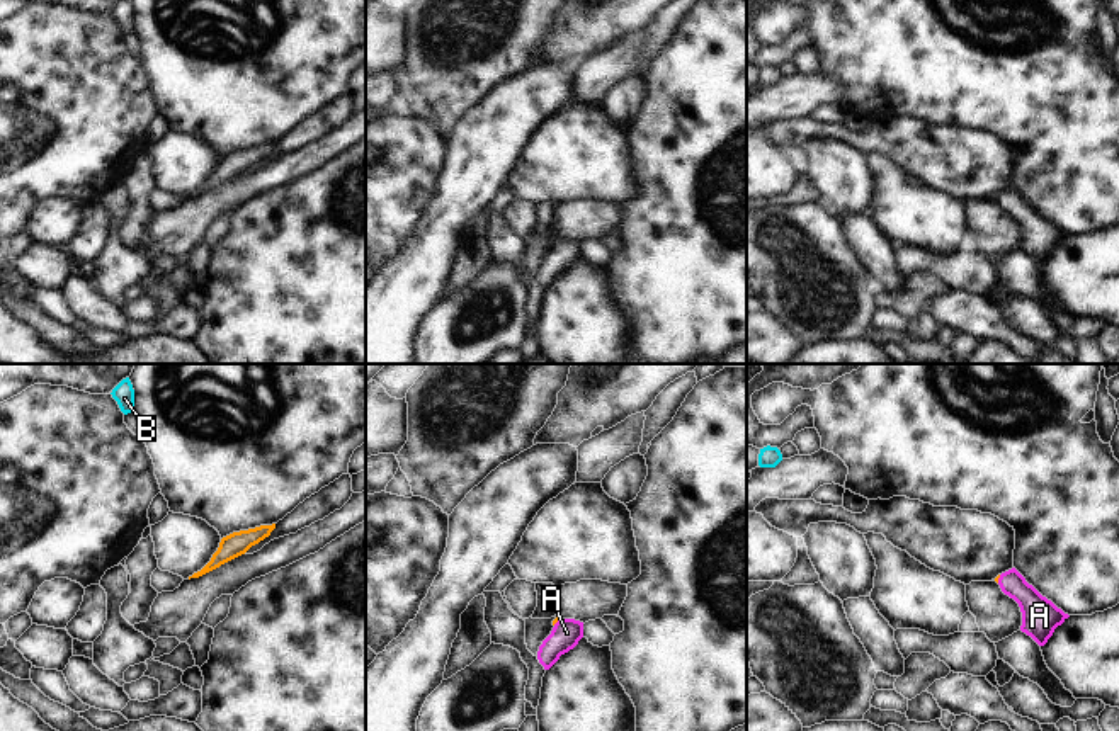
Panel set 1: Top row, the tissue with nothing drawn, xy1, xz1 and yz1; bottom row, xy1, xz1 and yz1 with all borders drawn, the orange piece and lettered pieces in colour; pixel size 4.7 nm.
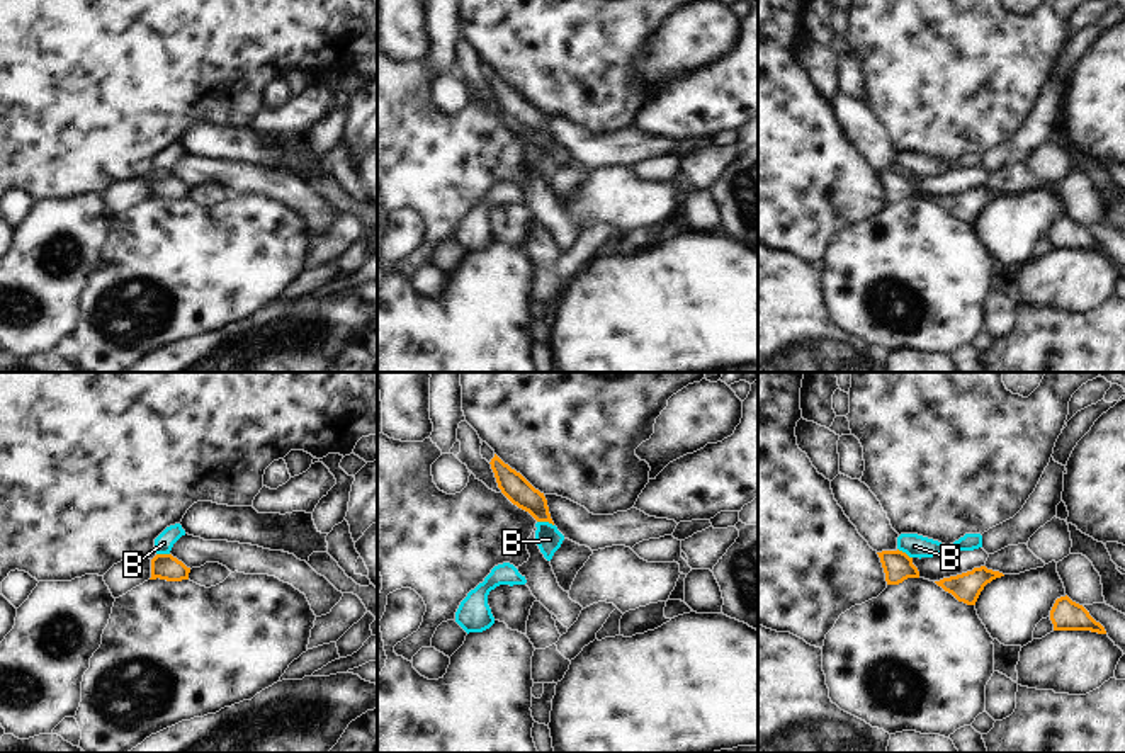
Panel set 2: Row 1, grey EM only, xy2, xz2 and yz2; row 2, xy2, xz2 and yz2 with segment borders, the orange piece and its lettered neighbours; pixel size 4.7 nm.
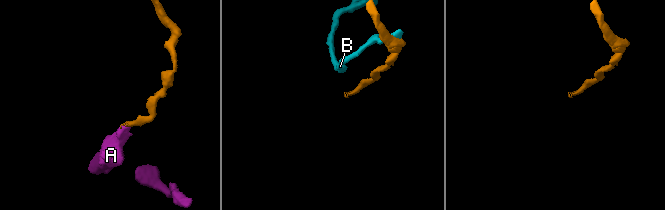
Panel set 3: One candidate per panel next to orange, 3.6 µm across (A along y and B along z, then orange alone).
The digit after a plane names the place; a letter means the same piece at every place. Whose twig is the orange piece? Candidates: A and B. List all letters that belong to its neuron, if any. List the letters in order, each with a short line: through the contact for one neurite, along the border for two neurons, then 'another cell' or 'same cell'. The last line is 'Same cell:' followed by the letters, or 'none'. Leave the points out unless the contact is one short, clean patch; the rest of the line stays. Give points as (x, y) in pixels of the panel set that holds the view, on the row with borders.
A: line yz1 (999, 575), (999, 577), (1007, 580), (1038, 612); same cell
B: line xz2 (537, 520), (548, 520), (553, 526); another cell
Same cell: A

